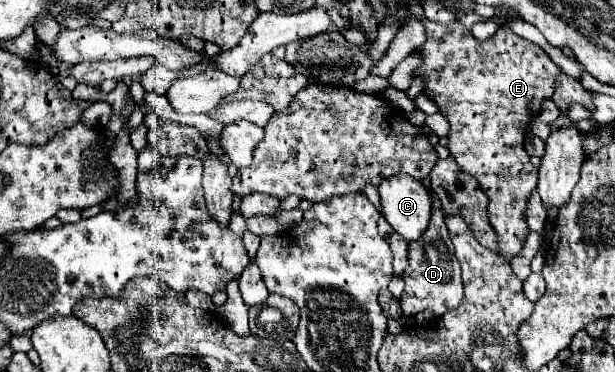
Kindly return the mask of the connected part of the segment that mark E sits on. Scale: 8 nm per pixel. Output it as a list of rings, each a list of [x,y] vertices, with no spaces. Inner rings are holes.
[[[423,20],[427,30],[427,40],[423,44],[423,60],[425,64],[419,68],[419,76],[425,78],[425,94],[437,104],[439,112],[449,120],[451,132],[449,132],[449,152],[457,160],[457,164],[473,174],[481,190],[489,198],[487,214],[493,230],[497,232],[497,252],[507,262],[511,262],[515,256],[521,254],[529,226],[527,226],[527,202],[531,192],[537,186],[537,168],[529,162],[527,152],[523,150],[525,134],[519,130],[519,124],[527,124],[531,118],[539,114],[541,102],[553,96],[555,90],[555,78],[561,72],[559,66],[547,56],[543,48],[537,44],[517,36],[511,28],[503,26],[495,32],[495,36],[487,42],[477,42],[463,24],[455,22],[449,28],[443,24],[435,24],[429,20]]]

